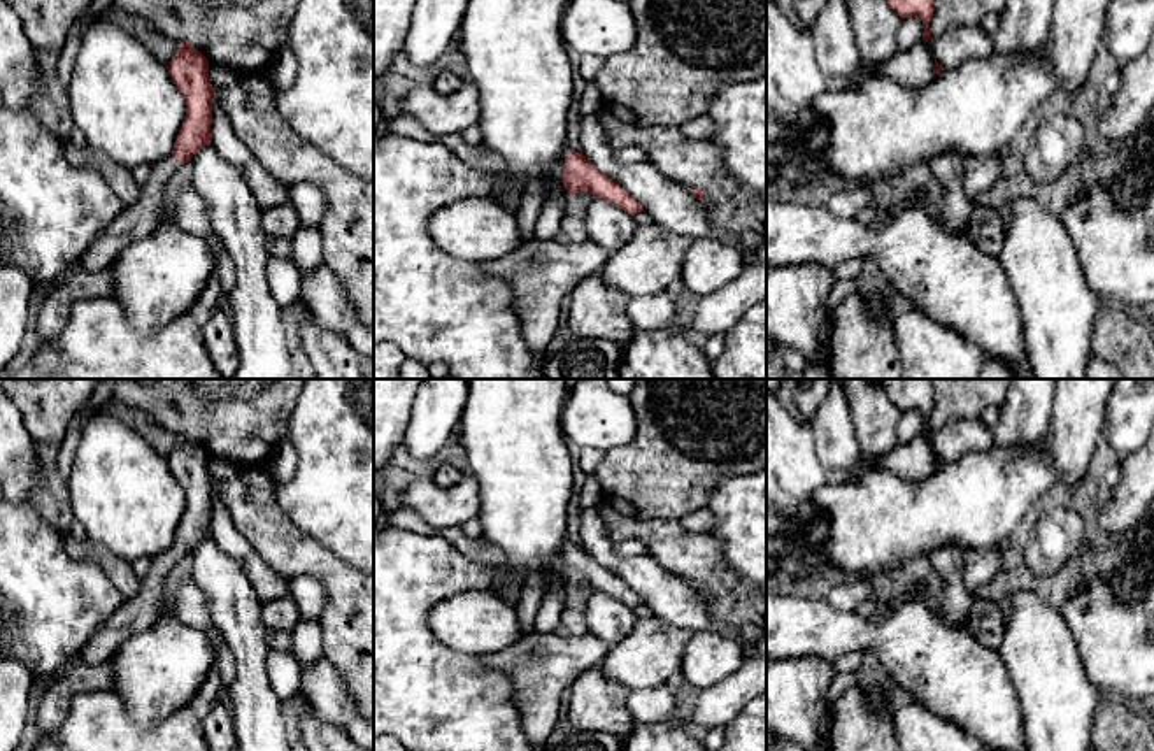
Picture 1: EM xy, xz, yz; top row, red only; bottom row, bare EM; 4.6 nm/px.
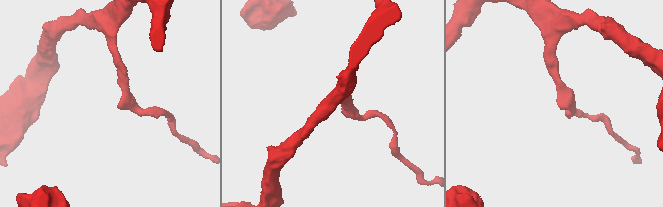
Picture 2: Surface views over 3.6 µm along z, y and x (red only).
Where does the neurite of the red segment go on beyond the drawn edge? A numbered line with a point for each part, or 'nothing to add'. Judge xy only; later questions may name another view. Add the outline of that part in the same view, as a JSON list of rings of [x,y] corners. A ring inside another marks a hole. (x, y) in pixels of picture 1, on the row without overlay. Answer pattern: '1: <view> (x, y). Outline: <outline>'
1: xy (139, 613). Outline: [[[172,547],[151,558],[151,569],[147,576],[140,579],[139,593],[125,598],[82,647],[81,660],[84,663],[109,663],[125,640],[149,630],[168,612],[165,579],[179,560],[179,554],[175,554]]]

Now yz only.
1: yz (954, 599). Outline: [[[938,547],[930,554],[933,569],[942,577],[938,612],[951,626],[965,625],[973,597],[963,583],[965,551]]]

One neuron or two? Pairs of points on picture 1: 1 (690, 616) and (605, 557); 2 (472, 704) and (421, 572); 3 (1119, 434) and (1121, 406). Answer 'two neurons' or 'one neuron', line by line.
1: one neuron
2: one neuron
3: one neuron

